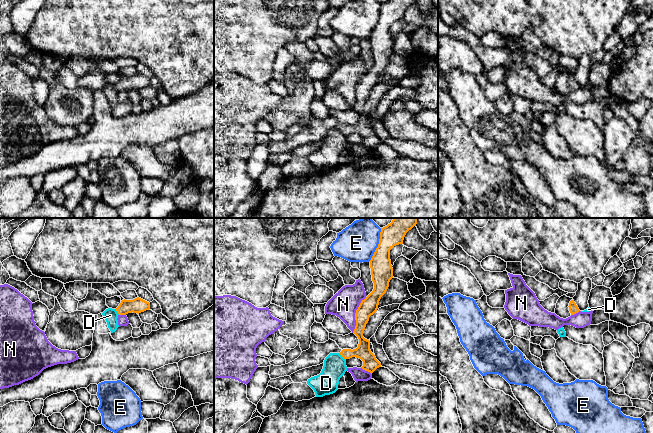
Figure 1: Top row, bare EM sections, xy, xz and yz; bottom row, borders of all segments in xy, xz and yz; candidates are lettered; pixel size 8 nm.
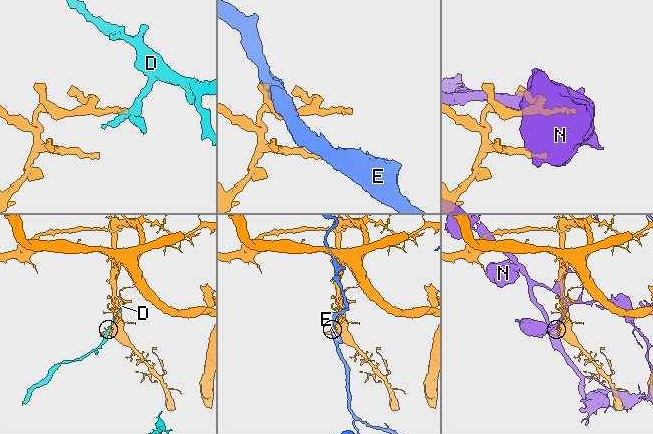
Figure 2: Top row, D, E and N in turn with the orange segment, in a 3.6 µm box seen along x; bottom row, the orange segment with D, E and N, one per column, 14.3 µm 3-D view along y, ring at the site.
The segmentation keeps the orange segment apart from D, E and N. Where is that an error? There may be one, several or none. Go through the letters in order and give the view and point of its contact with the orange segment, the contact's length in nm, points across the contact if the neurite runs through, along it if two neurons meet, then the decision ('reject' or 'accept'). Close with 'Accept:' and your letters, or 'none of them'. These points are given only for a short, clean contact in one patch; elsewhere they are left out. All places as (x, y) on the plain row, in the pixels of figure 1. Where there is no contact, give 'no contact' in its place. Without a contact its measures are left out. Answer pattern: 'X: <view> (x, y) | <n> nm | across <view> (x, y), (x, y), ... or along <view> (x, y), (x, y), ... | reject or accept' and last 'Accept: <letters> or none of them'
D: xz (342, 132) | 80 nm | along xz (339, 129), (345, 136) | reject
E: xz (378, 21) | 300 nm | reject
N: xz (355, 90) | 300 nm | reject
Accept: none of them

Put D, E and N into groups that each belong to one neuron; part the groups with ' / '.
D / E / N

